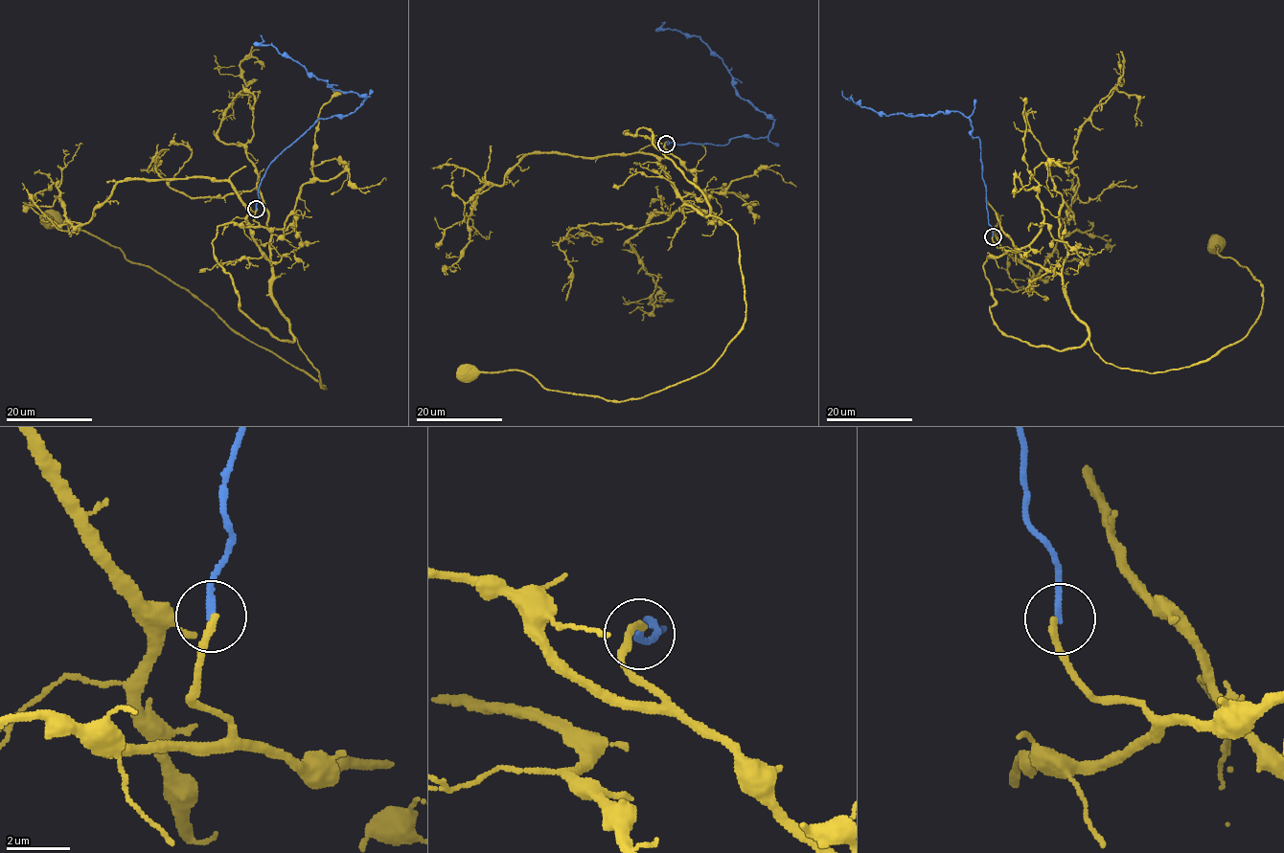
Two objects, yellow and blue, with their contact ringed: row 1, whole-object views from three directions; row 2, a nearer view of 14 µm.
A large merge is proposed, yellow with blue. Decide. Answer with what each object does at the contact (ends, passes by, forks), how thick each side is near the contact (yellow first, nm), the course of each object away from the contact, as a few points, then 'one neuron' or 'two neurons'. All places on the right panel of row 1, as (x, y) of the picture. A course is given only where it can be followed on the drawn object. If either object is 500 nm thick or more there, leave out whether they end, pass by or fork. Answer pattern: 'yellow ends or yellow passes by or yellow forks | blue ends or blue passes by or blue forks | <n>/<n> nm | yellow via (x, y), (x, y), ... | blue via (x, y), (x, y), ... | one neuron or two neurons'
yellow ends | blue ends | 240/180 nm | yellow via (993, 237), (1006, 335), (1089, 339), (1157, 372), (1259, 318), (1261, 282), (1217, 244) | blue via (993, 237), (980, 141), (970, 133), (969, 119), (957, 110), (886, 116), (847, 99), (842, 90) | two neurons

